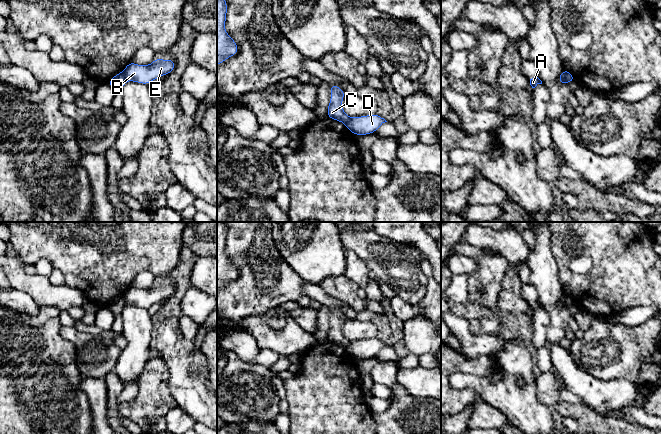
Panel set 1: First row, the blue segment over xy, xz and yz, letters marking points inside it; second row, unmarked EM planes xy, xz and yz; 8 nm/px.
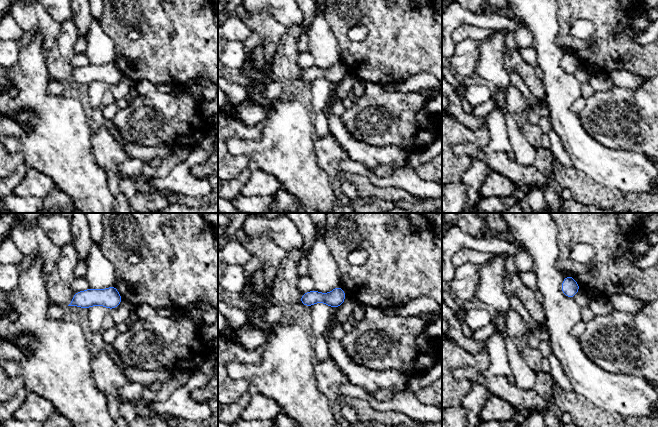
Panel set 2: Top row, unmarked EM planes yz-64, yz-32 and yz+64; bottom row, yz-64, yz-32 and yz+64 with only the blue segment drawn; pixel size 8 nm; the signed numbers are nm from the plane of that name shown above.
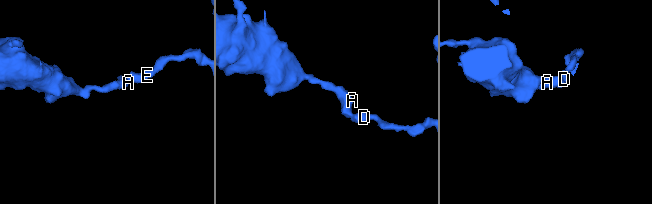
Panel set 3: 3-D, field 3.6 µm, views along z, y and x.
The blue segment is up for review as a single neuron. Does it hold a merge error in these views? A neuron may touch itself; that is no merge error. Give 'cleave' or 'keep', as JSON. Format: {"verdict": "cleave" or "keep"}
{"verdict": "cleave"}

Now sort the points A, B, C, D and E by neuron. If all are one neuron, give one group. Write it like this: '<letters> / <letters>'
A C / B D E

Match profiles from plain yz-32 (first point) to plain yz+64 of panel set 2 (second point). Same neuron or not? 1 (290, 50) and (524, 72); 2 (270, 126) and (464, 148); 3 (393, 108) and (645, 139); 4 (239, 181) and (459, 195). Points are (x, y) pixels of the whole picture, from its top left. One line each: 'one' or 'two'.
1: one
2: one
3: one
4: one

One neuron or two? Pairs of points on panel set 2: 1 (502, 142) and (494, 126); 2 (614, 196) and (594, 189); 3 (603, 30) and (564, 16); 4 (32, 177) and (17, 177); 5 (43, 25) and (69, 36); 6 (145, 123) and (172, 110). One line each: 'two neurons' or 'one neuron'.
1: one neuron
2: one neuron
3: one neuron
4: two neurons
5: two neurons
6: one neuron

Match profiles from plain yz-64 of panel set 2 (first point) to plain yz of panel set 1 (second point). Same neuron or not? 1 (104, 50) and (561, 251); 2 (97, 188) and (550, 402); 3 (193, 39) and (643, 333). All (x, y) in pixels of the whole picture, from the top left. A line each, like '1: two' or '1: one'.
1: two
2: two
3: two

